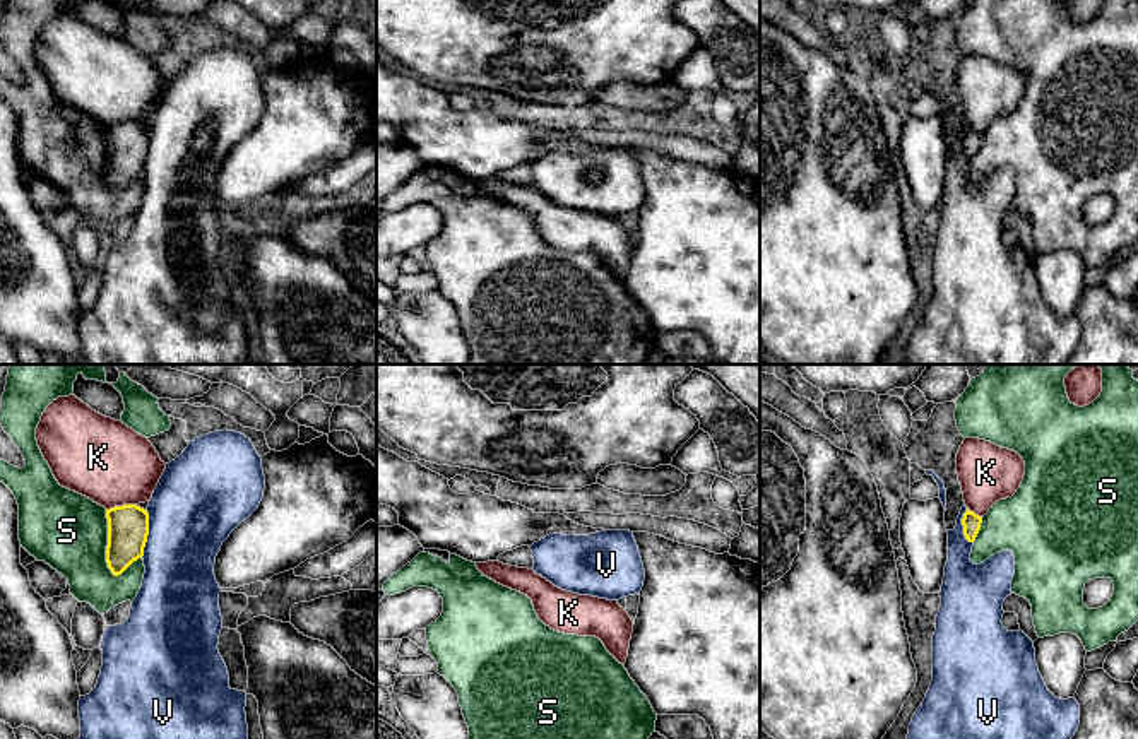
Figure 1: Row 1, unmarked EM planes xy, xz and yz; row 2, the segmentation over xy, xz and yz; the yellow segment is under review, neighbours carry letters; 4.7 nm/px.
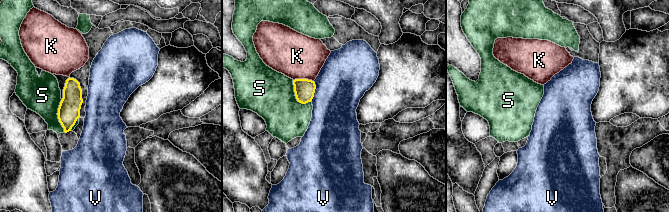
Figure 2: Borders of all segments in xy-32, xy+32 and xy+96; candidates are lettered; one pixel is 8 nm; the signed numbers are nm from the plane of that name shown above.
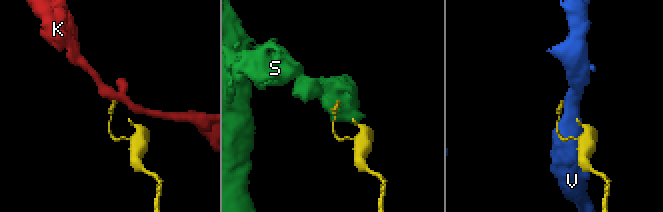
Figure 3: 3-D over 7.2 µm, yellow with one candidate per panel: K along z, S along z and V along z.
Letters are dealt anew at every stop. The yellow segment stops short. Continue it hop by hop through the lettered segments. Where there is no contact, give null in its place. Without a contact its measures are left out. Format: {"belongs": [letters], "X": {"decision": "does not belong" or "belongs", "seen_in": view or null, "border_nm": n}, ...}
{"belongs": [], "K": {"decision": "does not belong", "seen_in": "xy", "border_nm": 150}, "S": {"decision": "does not belong", "seen_in": "xy", "border_nm": 320}, "V": {"decision": "does not belong", "seen_in": "xy", "border_nm": 220}}

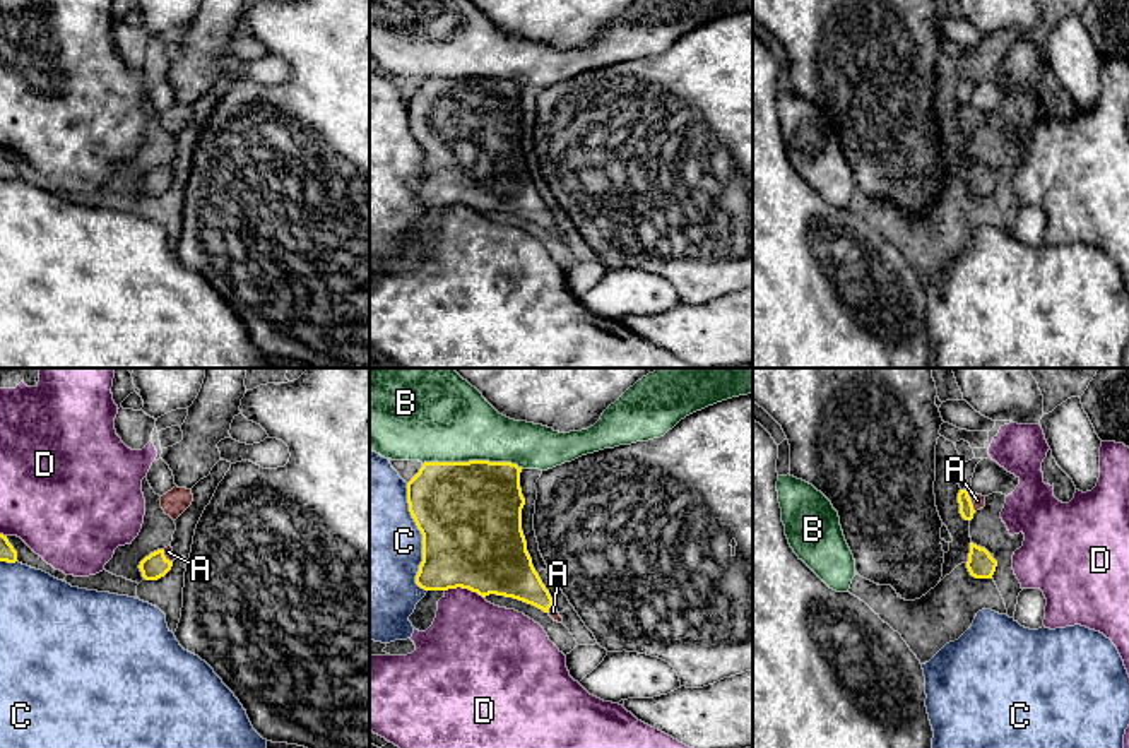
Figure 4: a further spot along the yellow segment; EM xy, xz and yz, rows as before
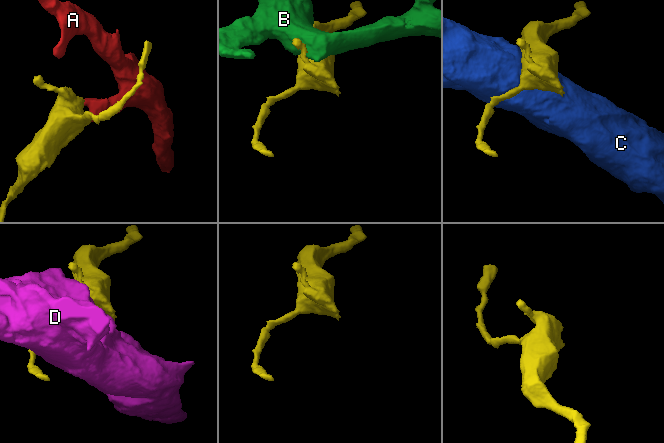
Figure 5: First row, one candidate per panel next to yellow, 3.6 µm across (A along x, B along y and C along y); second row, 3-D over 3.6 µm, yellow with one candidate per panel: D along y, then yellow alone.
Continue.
{"belongs": ["A"], "A": {"decision": "belongs", "seen_in": "yz", "border_nm": 100}, "B": {"decision": "does not belong", "seen_in": "xz", "border_nm": 480}, "C": {"decision": "does not belong", "seen_in": "xz", "border_nm": 500}, "D": {"decision": "does not belong", "seen_in": "xz", "border_nm": 190}}

